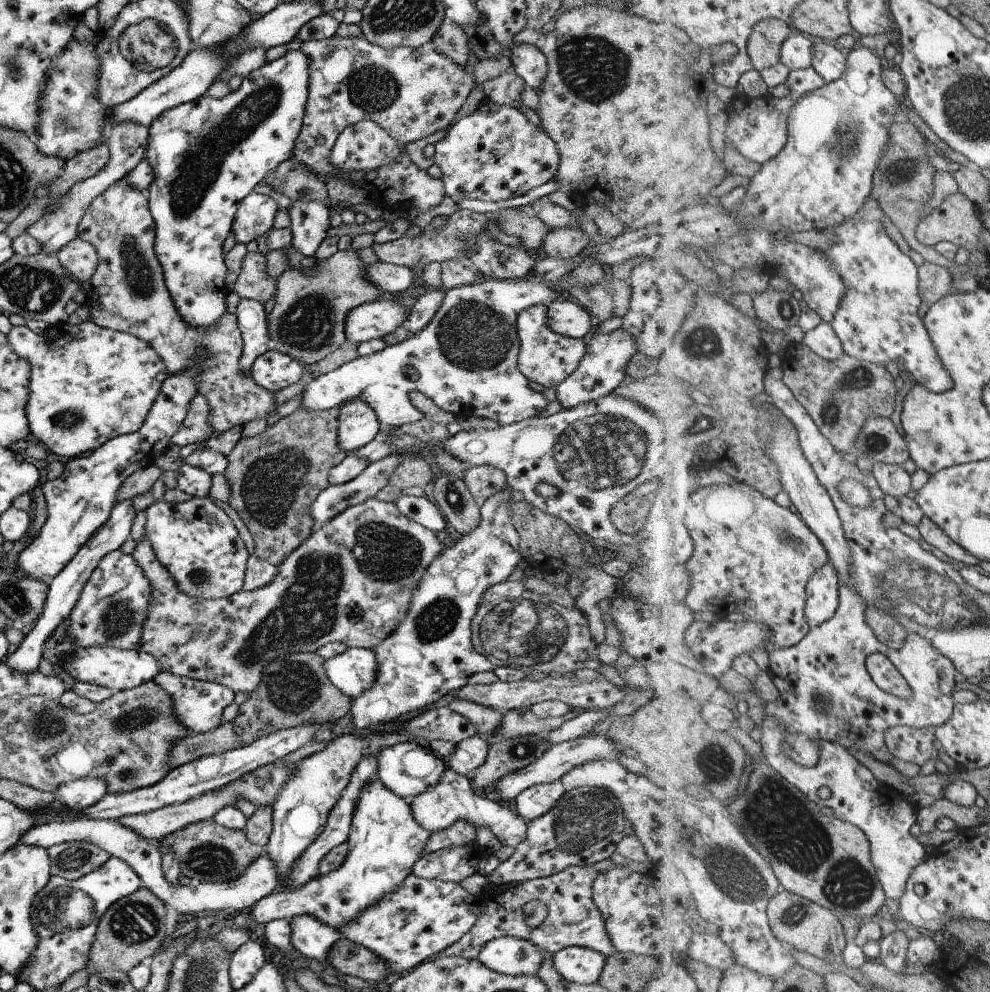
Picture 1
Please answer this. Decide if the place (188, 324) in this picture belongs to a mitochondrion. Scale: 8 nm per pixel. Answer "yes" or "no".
no

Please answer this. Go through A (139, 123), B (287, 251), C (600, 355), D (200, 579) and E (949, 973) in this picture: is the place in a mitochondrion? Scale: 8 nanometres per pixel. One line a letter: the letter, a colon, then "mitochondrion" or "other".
A: other
B: other
C: other
D: mitochondrion
E: other

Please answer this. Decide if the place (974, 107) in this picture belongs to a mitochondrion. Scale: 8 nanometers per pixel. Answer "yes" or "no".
yes

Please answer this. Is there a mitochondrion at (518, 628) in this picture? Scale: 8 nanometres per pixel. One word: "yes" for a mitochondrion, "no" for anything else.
yes

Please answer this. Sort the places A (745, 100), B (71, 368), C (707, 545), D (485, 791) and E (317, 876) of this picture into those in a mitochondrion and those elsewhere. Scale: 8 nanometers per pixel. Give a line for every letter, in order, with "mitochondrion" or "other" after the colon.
A: other
B: other
C: other
D: other
E: other

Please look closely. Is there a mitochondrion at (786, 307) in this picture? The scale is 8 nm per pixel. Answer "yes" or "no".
yes

